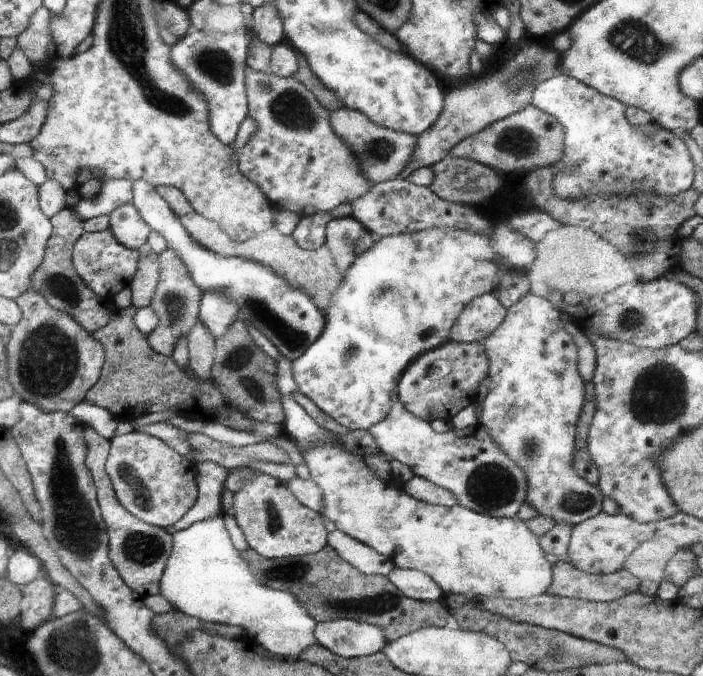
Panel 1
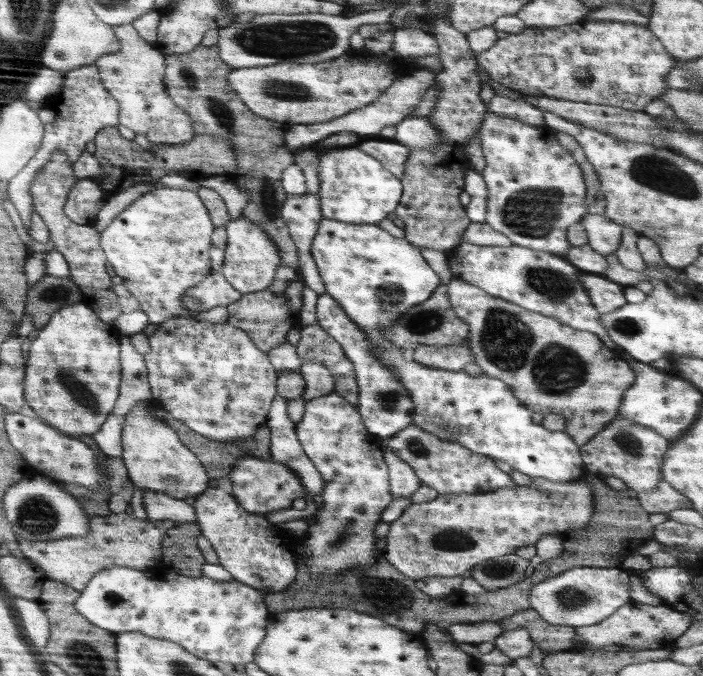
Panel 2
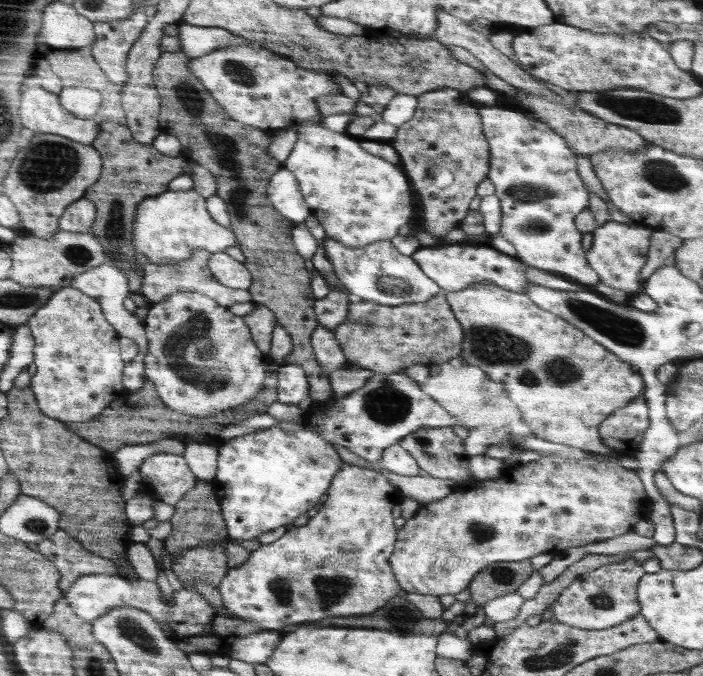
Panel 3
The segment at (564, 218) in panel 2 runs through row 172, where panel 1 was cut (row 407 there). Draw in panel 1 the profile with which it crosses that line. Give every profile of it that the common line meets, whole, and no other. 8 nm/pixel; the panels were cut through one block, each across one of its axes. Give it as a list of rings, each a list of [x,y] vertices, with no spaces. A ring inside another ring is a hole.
[[[530,292],[524,295],[516,304],[507,308],[506,316],[500,323],[500,326],[485,340],[485,351],[489,360],[489,373],[487,377],[490,378],[491,383],[489,385],[488,393],[482,404],[480,404],[480,416],[479,423],[485,428],[485,430],[495,441],[496,446],[510,459],[515,462],[525,474],[527,482],[527,491],[525,503],[536,509],[540,515],[546,515],[550,517],[555,524],[564,523],[569,525],[577,525],[593,516],[596,516],[602,511],[602,499],[603,494],[600,489],[593,484],[590,484],[584,477],[581,477],[576,469],[573,467],[573,460],[575,459],[575,436],[577,433],[577,422],[583,407],[585,399],[585,380],[580,376],[577,367],[577,346],[571,334],[565,328],[565,319],[562,318],[559,310],[554,308],[552,303],[548,299],[535,295]]]

